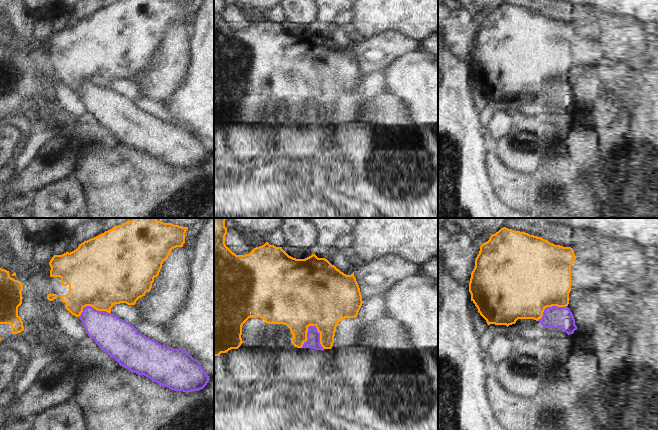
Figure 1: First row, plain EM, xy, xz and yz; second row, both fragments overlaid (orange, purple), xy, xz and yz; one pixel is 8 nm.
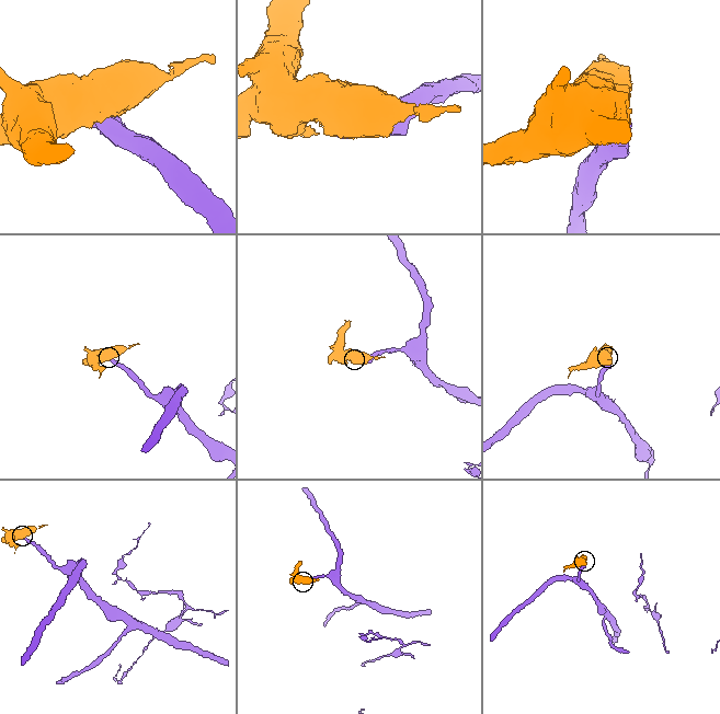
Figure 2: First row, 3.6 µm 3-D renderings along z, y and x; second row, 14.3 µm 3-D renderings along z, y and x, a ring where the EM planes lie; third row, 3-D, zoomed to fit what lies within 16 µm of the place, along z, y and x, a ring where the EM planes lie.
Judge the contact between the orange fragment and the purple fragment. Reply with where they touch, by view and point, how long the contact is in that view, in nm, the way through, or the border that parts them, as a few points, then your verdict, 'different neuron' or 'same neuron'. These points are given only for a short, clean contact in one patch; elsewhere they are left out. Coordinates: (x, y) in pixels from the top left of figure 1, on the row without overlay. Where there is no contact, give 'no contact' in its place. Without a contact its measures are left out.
xz (320, 111) | 240 nm | along xz (309, 101), (313, 101), (319, 109), (320, 121), (323, 125) | different neuron

